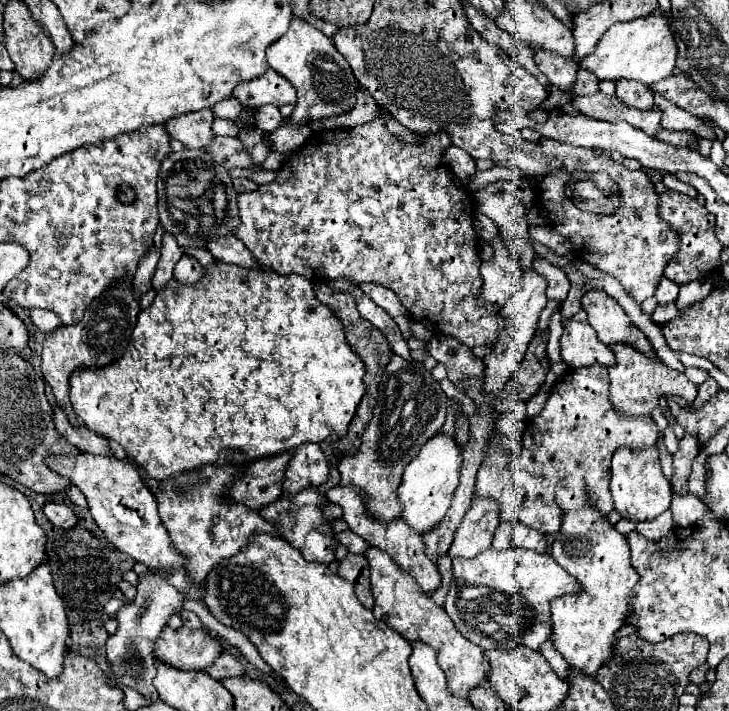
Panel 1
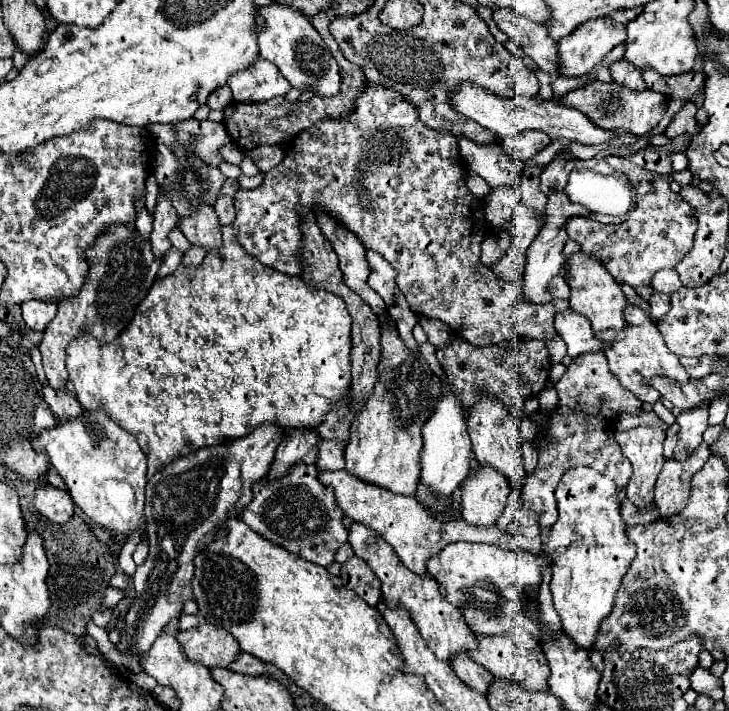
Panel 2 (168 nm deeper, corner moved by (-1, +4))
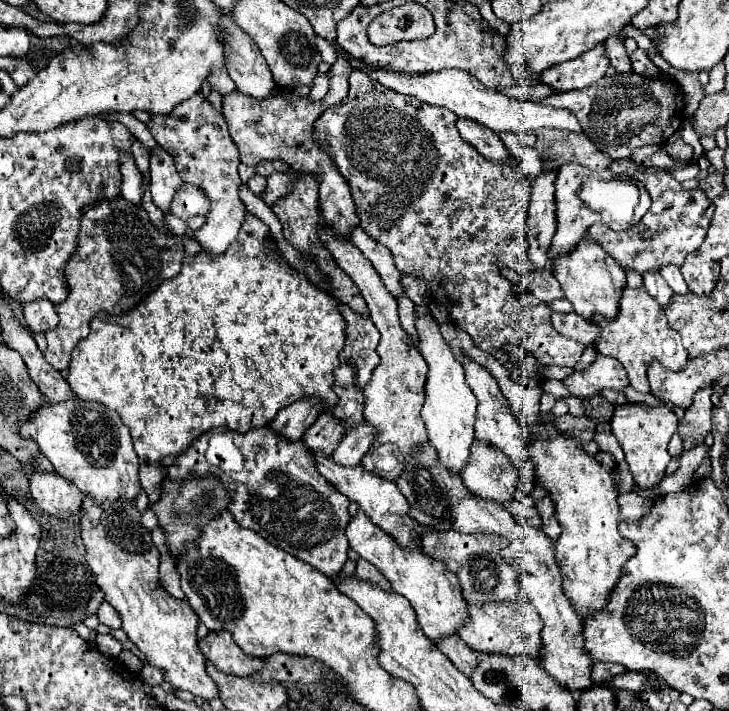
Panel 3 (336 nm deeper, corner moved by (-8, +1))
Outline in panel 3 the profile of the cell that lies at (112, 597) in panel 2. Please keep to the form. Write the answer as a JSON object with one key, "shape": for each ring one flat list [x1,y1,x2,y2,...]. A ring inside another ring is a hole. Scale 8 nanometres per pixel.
{"shape":[[102,603,100,607,98,607,98,619,100,619,100,623,102,625,108,625,110,629,120,629,120,615,118,615,118,611,110,605,110,603]]}

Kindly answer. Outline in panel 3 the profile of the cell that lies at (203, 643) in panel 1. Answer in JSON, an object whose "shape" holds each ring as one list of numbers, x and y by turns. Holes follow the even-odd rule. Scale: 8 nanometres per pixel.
{"shape":[[212,631,198,643,200,651,208,661,212,661,222,673,250,677,260,671,266,663,264,657,246,655,232,639,230,631]]}

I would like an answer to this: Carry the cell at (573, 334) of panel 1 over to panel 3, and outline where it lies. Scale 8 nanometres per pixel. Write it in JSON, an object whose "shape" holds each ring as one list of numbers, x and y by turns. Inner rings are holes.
{"shape":[[554,313,552,315,552,325,554,329,570,339,576,339,584,345,592,345,596,335,598,335,598,327,596,323,580,317,578,313]]}

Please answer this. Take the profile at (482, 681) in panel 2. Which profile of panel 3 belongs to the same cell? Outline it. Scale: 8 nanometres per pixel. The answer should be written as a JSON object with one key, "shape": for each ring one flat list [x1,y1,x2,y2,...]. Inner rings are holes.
{"shape":[[448,635,448,637,440,637,436,641,438,649,444,651,448,655,448,659,464,673,470,677,470,671,474,671,474,667,478,665,478,653,474,649,470,649,466,643,462,643,462,639,458,639,458,635]]}

